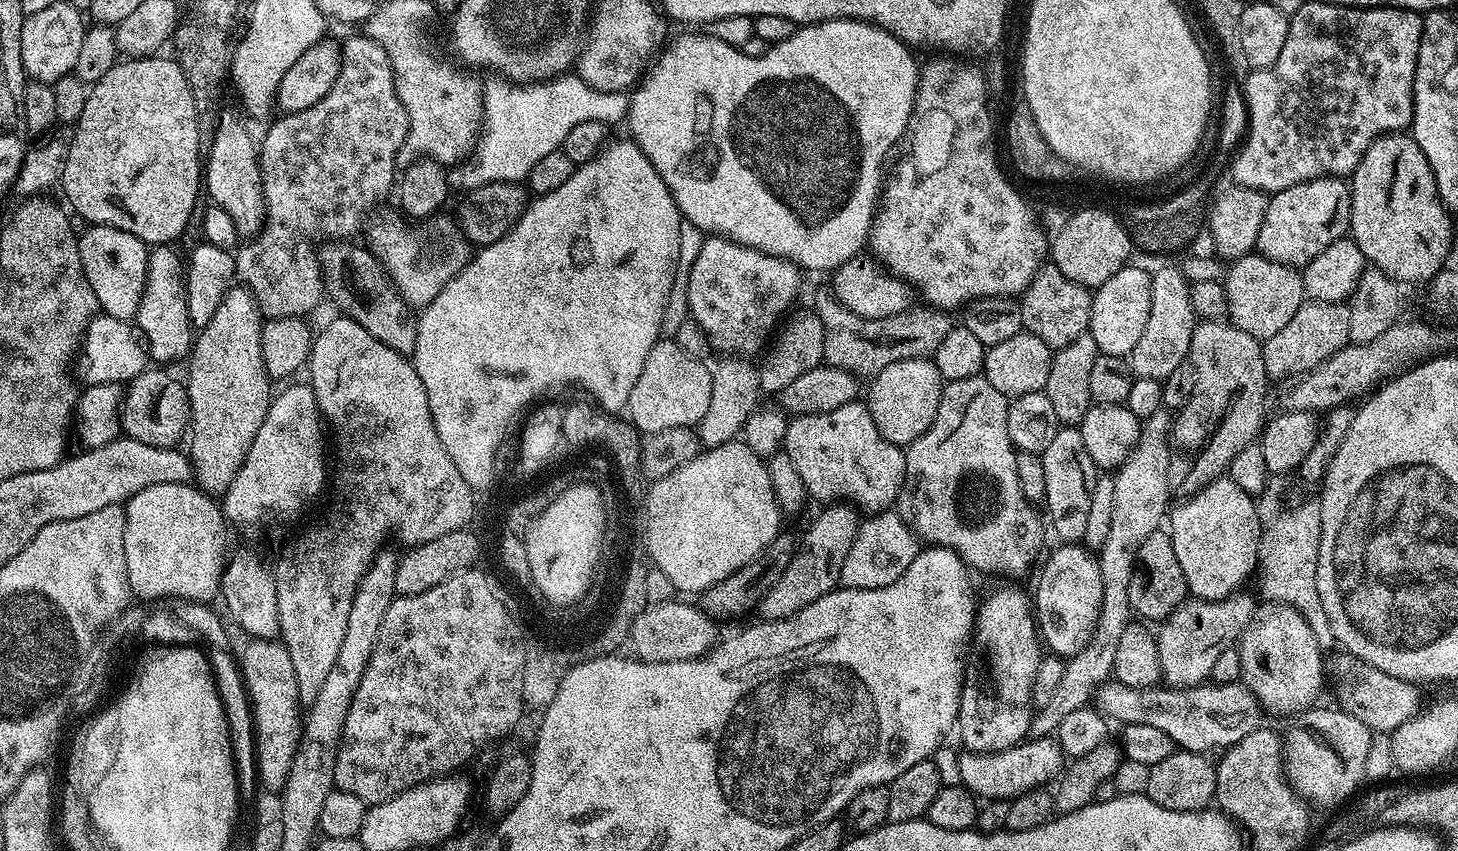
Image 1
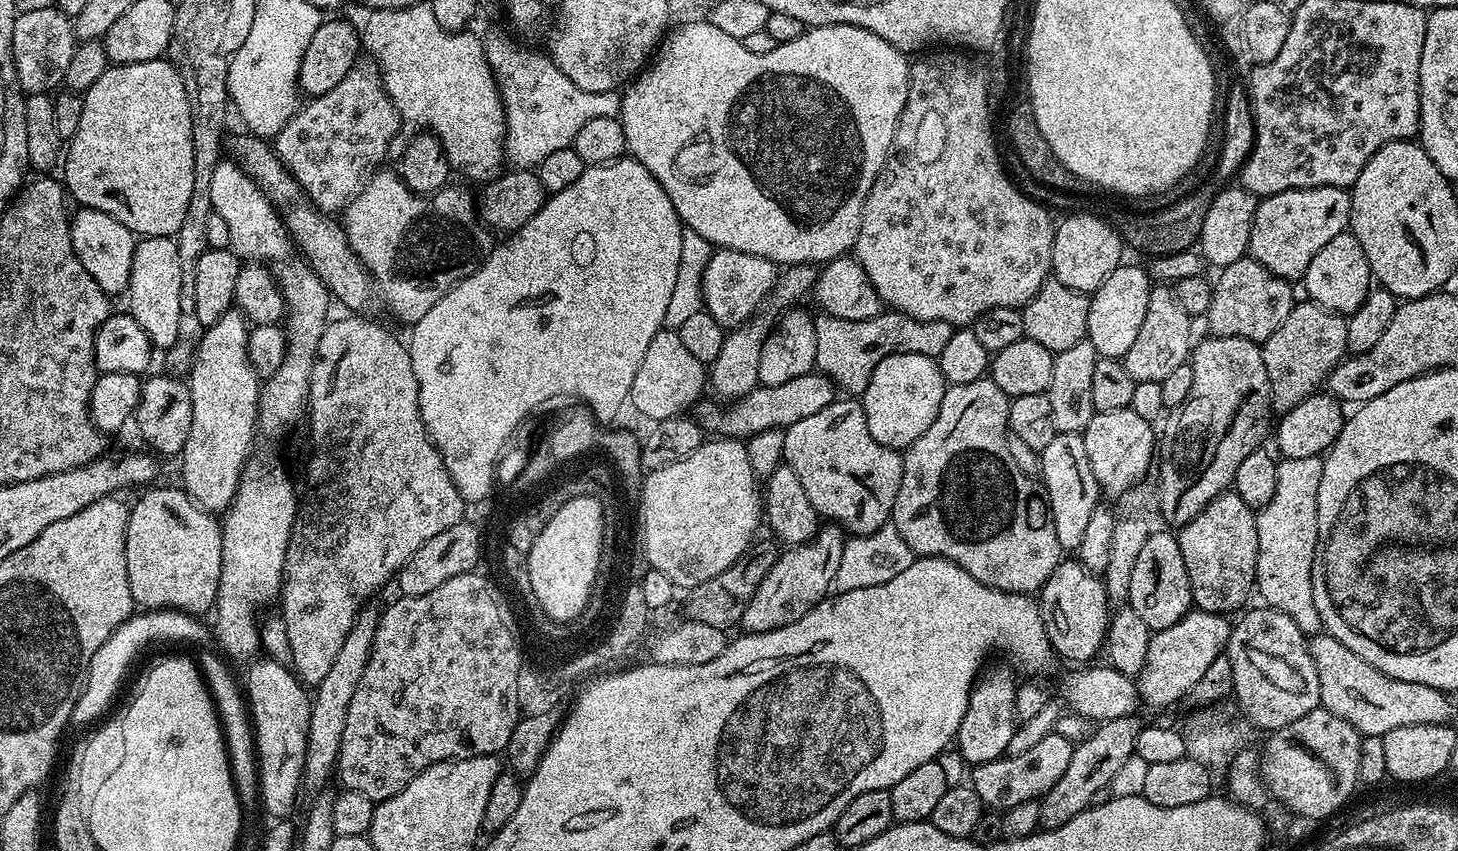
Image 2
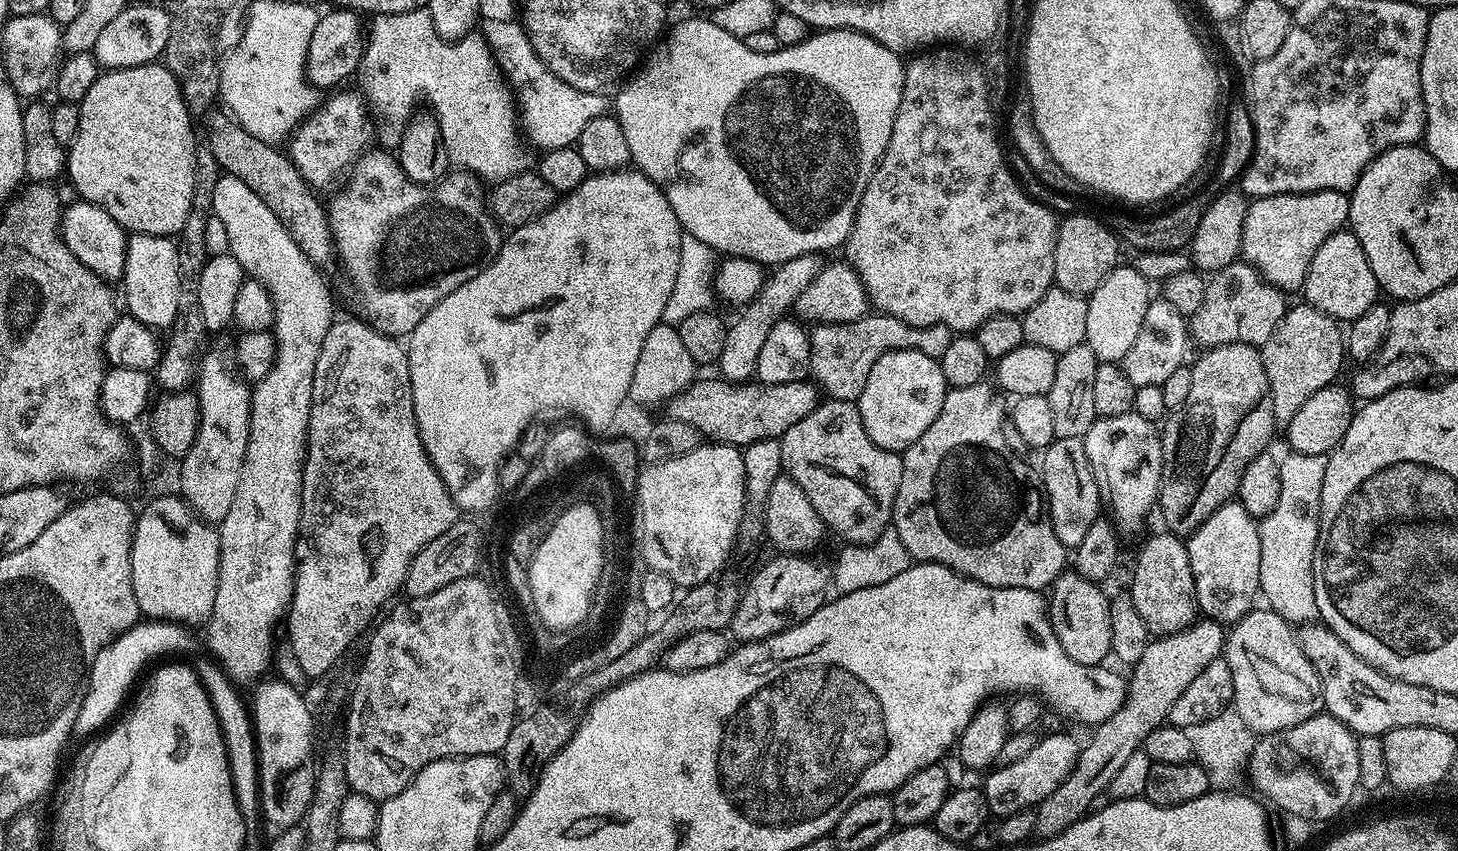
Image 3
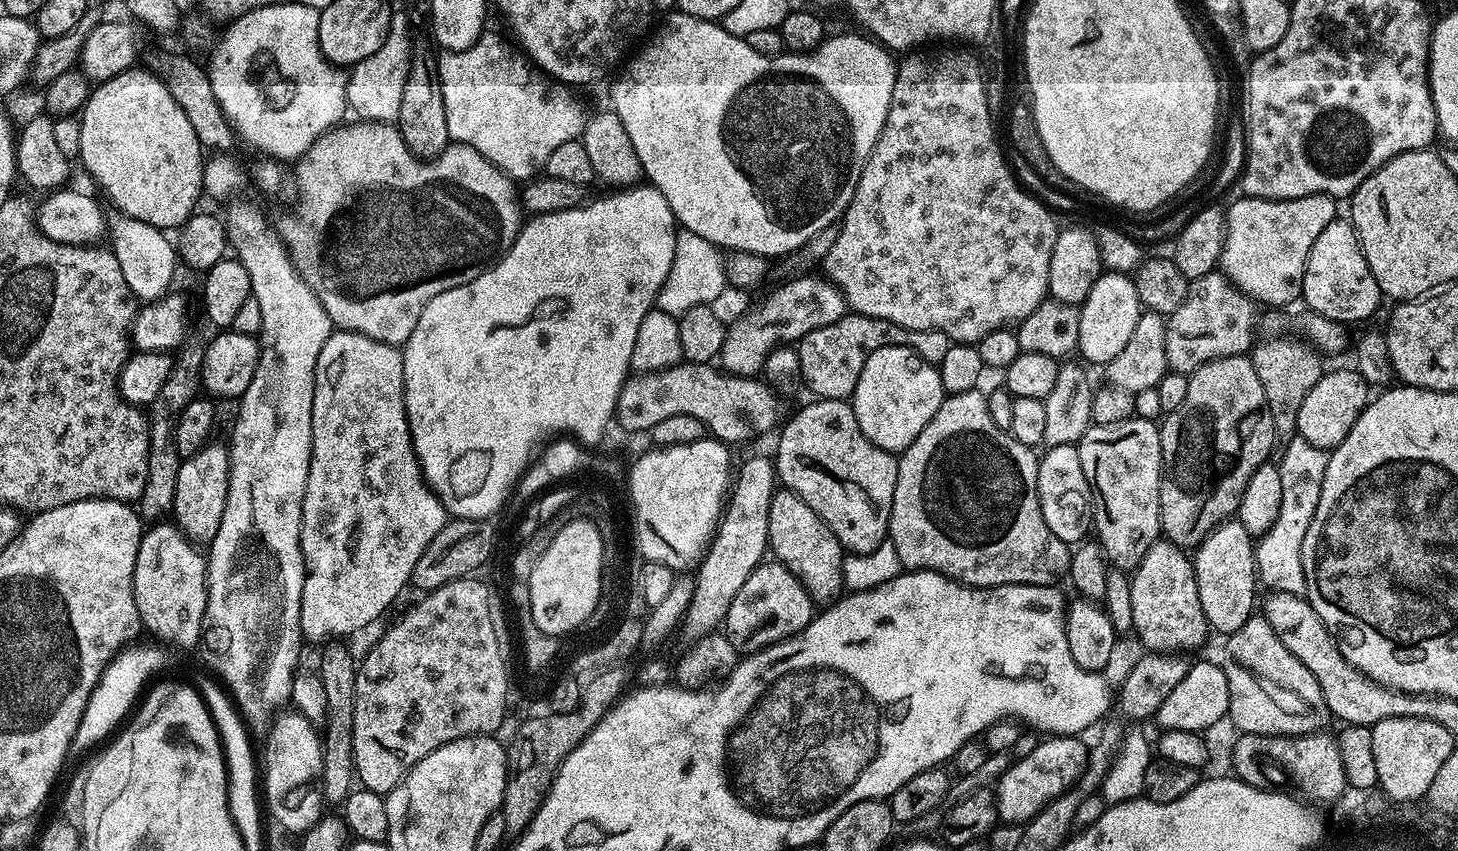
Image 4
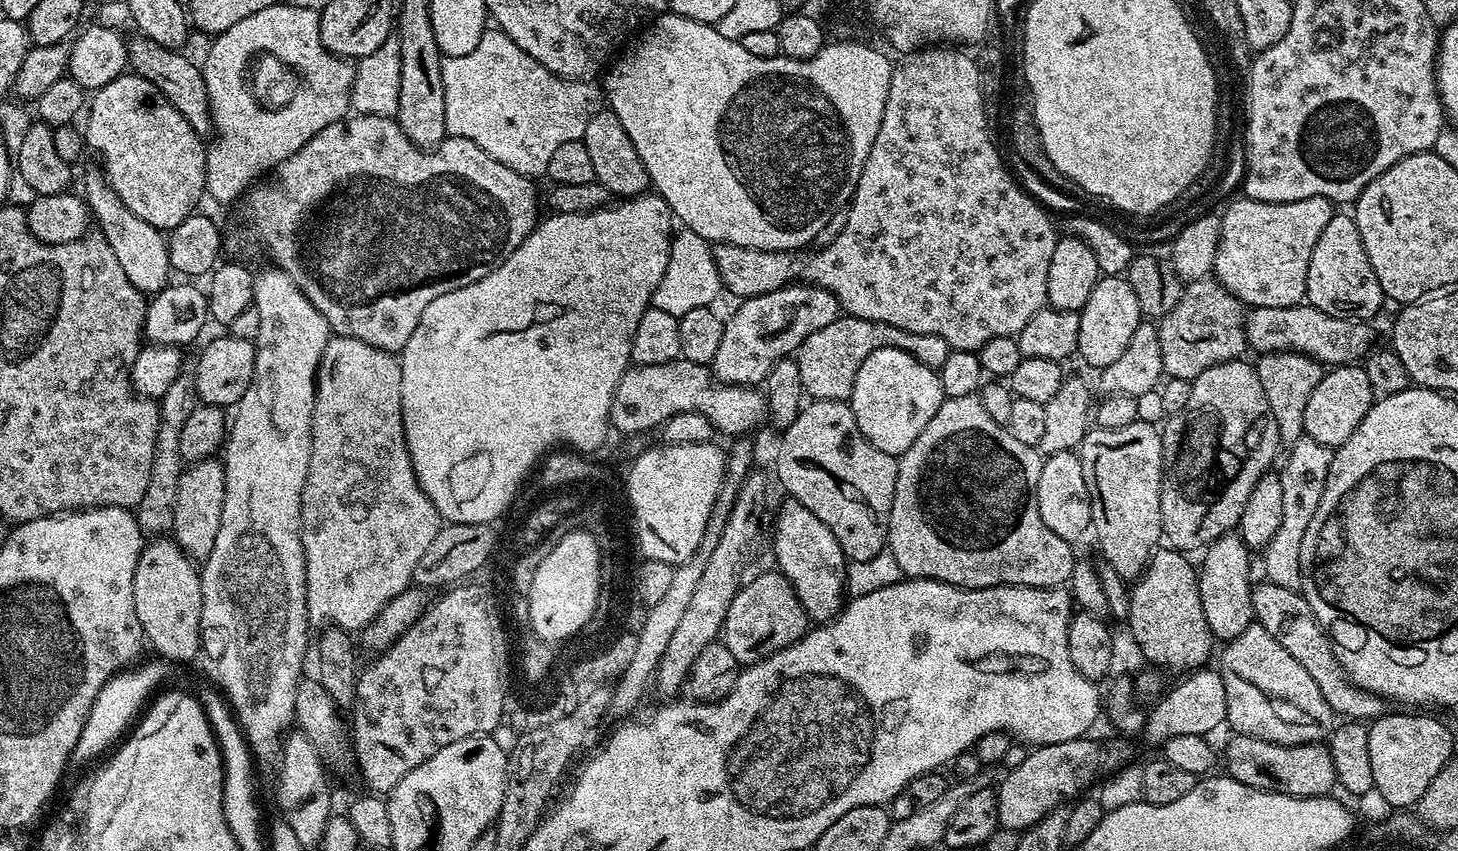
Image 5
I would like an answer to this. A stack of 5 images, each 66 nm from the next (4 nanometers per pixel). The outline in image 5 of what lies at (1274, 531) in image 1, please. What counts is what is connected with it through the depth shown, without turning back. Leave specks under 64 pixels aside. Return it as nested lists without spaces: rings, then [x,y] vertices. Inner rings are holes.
[[[1302,435],[1294,446],[1287,449],[1288,457],[1284,460],[1284,468],[1279,469],[1282,482],[1282,522],[1270,538],[1268,547],[1263,549],[1264,572],[1267,583],[1283,588],[1299,589],[1300,555],[1302,554],[1302,538],[1306,538],[1306,526],[1310,526],[1310,518],[1314,518],[1314,510],[1318,510],[1318,502],[1322,502],[1322,490],[1326,486],[1328,472],[1332,468],[1333,449],[1322,442],[1314,442],[1314,438]]]

